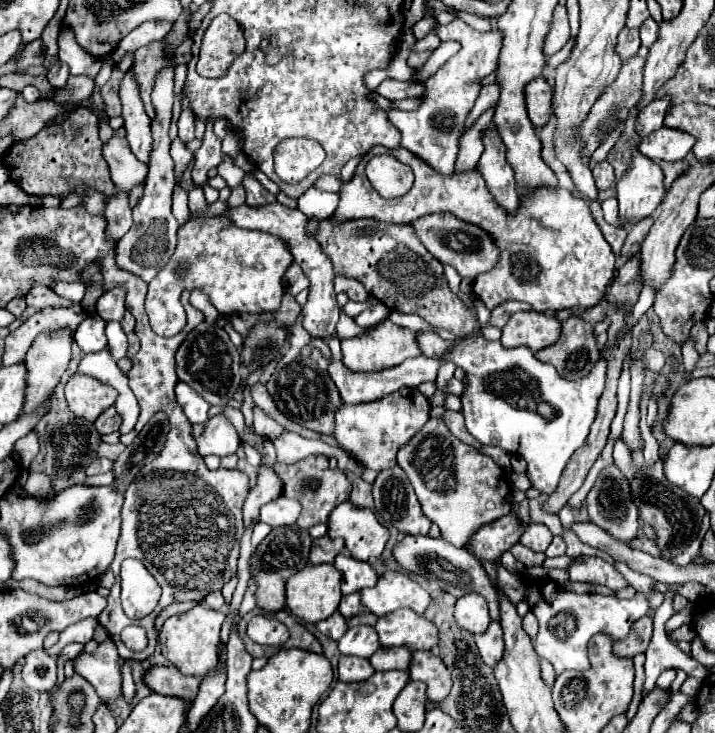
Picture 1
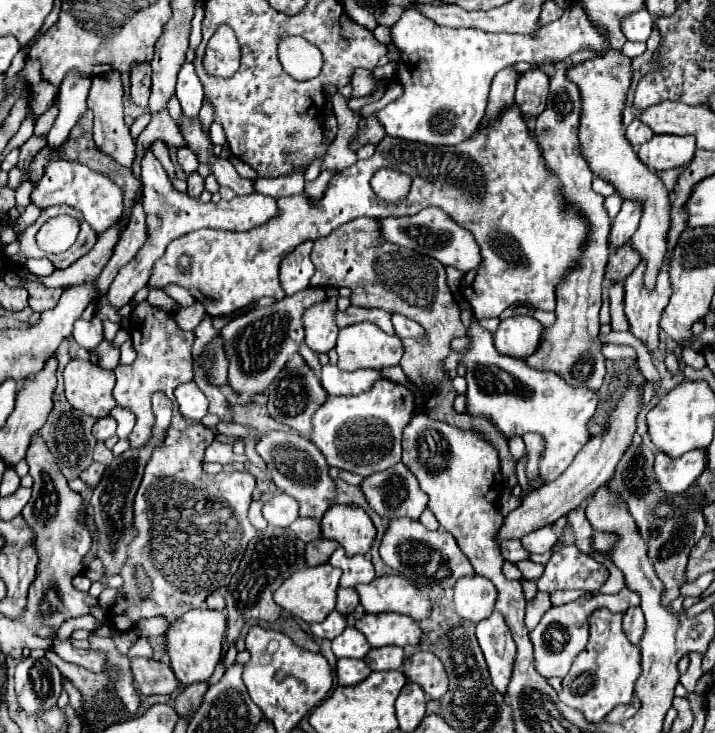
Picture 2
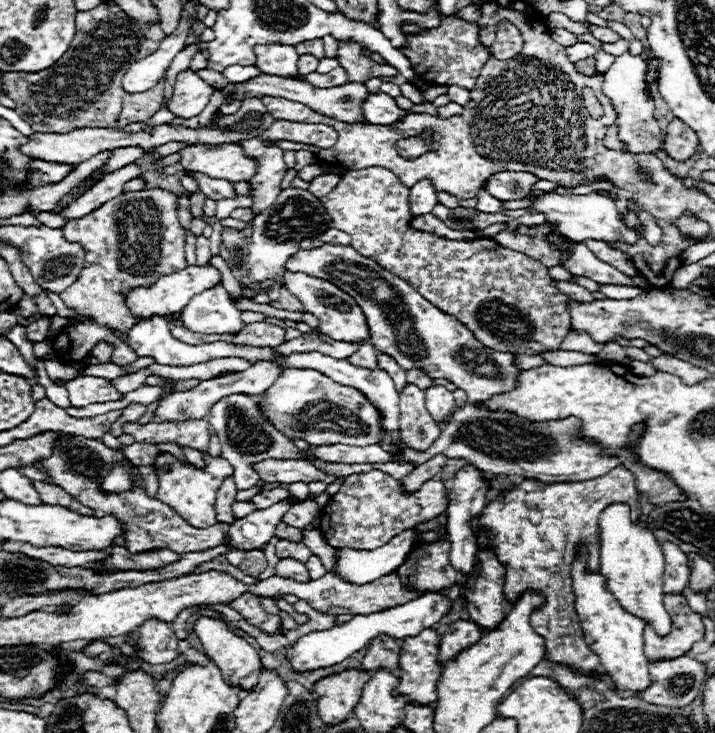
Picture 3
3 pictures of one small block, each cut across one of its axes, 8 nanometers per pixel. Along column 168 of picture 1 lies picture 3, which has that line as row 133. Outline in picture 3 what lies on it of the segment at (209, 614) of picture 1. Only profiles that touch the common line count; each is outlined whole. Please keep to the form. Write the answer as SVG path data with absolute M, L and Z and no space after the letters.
M624 52L622 56L616 56L614 64L602 74L602 92L610 98L618 118L618 138L626 144L630 154L656 154L662 150L662 138L660 138L660 126L654 116L654 100L646 94L646 62L640 56L632 56L630 52Z

